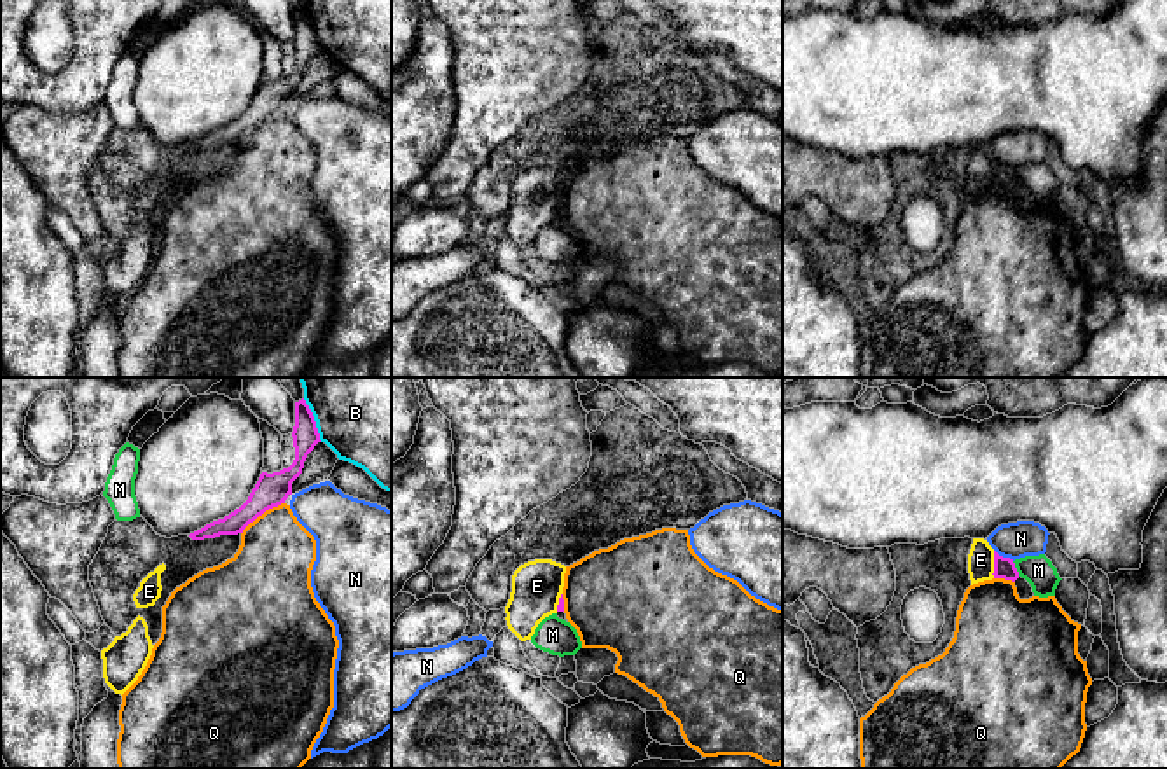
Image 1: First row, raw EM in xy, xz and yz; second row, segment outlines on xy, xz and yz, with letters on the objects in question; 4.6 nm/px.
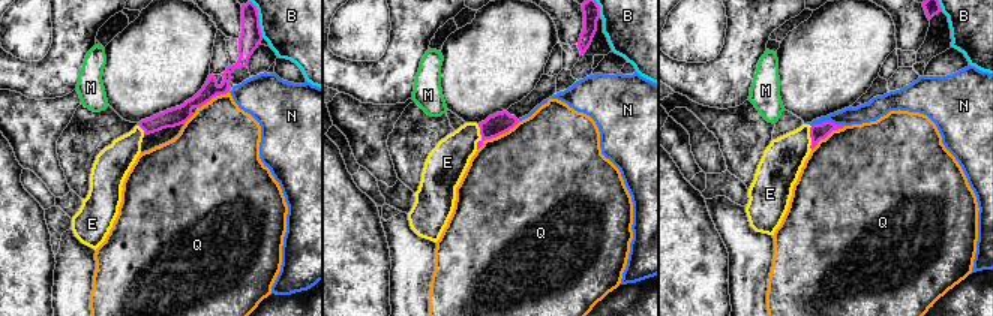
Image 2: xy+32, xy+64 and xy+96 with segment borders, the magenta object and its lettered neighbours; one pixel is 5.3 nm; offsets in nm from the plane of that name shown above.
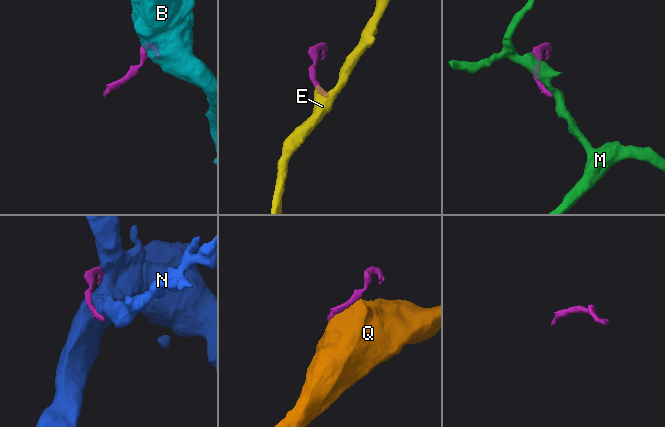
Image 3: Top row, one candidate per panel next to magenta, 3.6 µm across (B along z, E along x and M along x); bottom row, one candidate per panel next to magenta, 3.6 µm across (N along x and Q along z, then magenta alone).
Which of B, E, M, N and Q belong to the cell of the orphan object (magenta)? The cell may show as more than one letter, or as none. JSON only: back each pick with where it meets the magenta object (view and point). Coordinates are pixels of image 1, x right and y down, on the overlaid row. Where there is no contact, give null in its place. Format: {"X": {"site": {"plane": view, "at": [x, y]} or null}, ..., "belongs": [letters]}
{"E": {"site": {"plane": "yz", "at": [994, 565]}}, "belongs": ["E"]}

